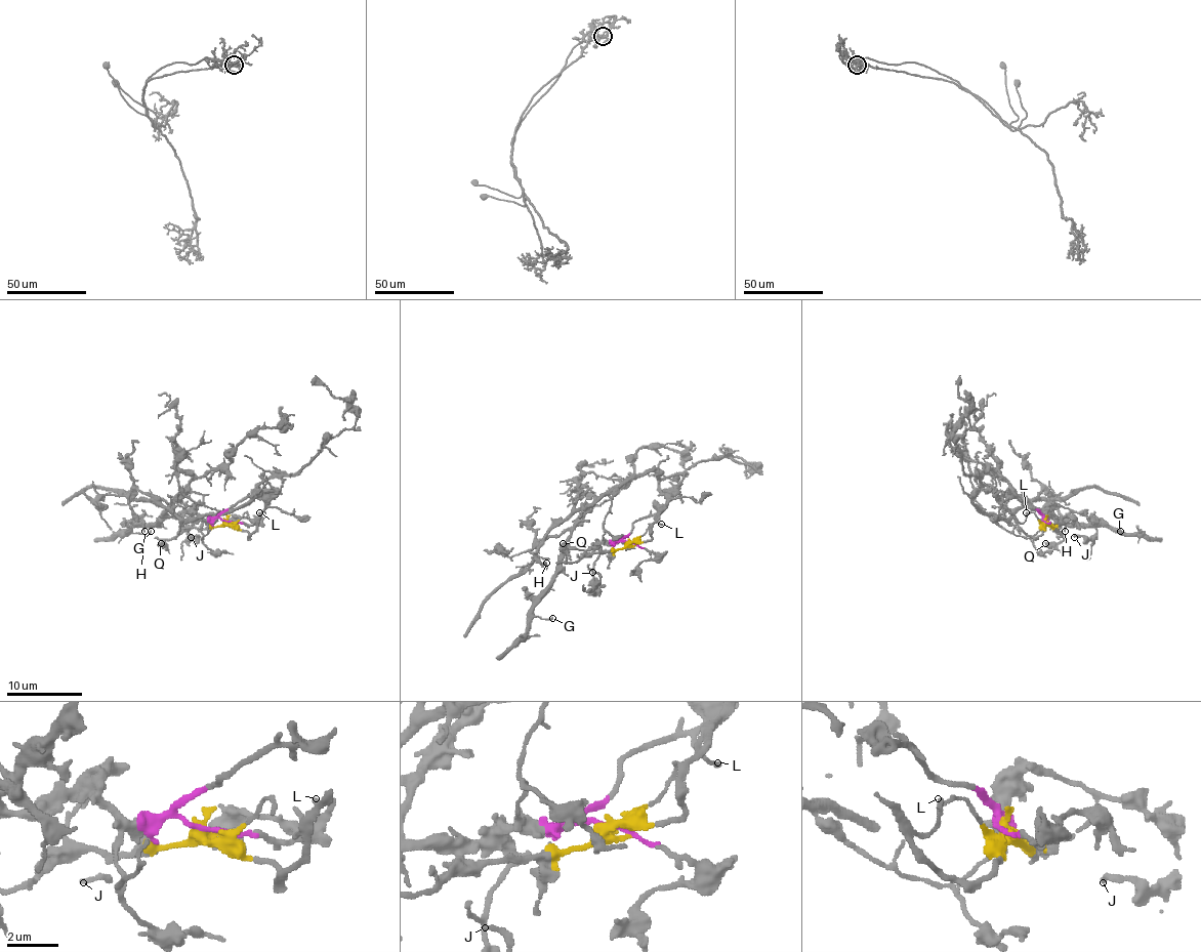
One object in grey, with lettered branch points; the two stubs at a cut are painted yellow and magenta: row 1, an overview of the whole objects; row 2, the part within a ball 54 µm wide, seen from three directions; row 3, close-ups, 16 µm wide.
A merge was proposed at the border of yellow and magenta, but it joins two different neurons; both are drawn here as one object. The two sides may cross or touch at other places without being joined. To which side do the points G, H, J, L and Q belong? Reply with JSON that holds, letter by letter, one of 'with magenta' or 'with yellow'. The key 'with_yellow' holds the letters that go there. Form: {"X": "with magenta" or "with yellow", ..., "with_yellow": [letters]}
{"G": "with magenta", "H": "with magenta", "J": "with magenta", "L": "with yellow", "Q": "with yellow", "with_yellow": ["L", "Q"]}

